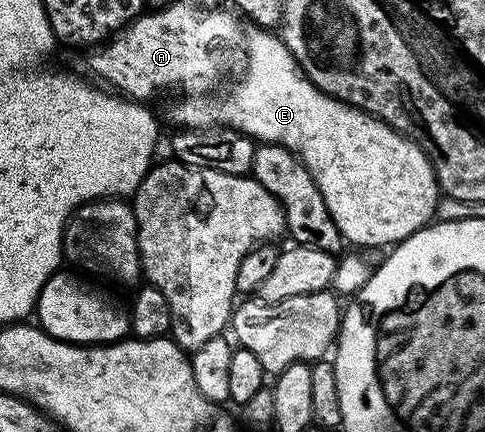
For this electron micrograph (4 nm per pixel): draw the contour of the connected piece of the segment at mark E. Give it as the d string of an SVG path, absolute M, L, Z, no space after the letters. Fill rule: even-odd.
M250 27L243 36L243 52L249 57L245 60L245 81L237 84L230 90L226 96L217 96L213 94L189 94L181 100L173 109L170 110L169 116L181 128L234 128L236 132L241 132L245 136L252 136L254 141L264 142L267 144L278 144L283 146L289 152L296 152L298 160L305 165L305 168L311 174L319 194L323 194L323 202L327 202L329 217L335 222L337 229L341 231L342 237L353 244L362 244L365 248L381 248L384 244L396 246L401 241L407 239L411 234L415 234L419 229L426 227L434 219L439 203L439 189L437 179L433 173L431 162L425 156L425 151L418 144L410 140L409 137L401 135L390 124L384 124L377 117L361 111L359 108L352 108L351 105L345 104L342 100L337 100L334 96L328 96L323 90L319 90L312 82L305 77L305 72L297 65L297 59L287 50L287 46L281 40L280 35L272 31Z

